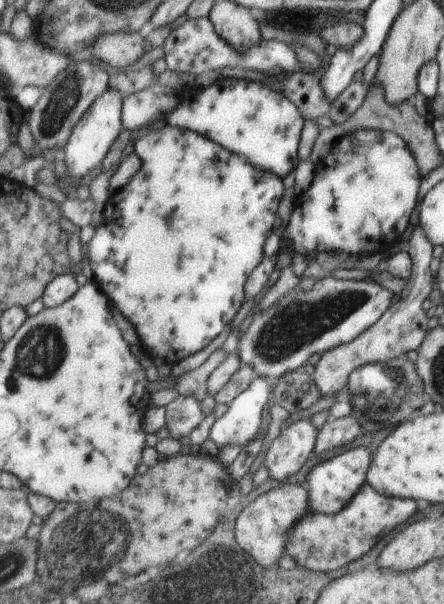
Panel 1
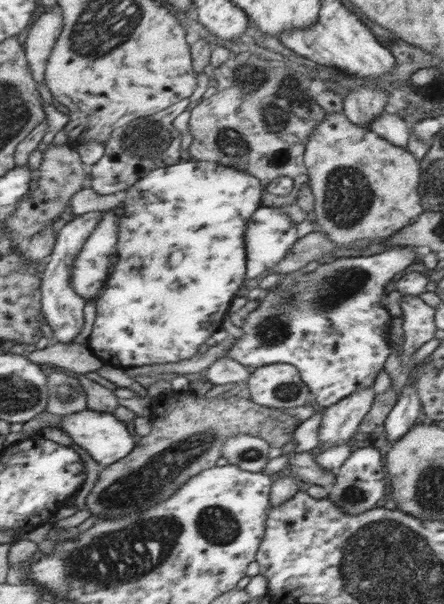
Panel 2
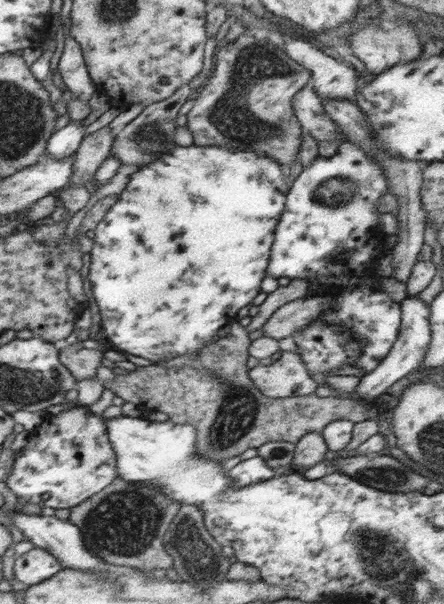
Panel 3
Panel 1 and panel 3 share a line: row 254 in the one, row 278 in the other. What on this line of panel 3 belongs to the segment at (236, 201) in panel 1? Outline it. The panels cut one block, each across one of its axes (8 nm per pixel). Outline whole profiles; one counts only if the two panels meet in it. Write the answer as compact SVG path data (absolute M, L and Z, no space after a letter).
M175 146L171 152L163 154L157 160L151 160L151 164L145 164L137 168L135 174L131 174L125 190L119 194L119 200L107 210L103 216L103 222L97 228L95 236L95 248L87 258L87 276L93 284L93 296L101 310L101 326L103 334L109 344L115 346L119 352L127 352L131 356L145 358L153 364L173 360L181 354L197 352L197 348L205 346L207 340L225 324L227 320L237 318L237 310L247 306L253 296L259 292L259 284L263 280L269 250L273 244L273 230L277 226L277 220L283 212L287 186L285 186L285 172L283 166L279 166L275 160L265 156L263 152L227 152L225 148L213 148L213 146Z

